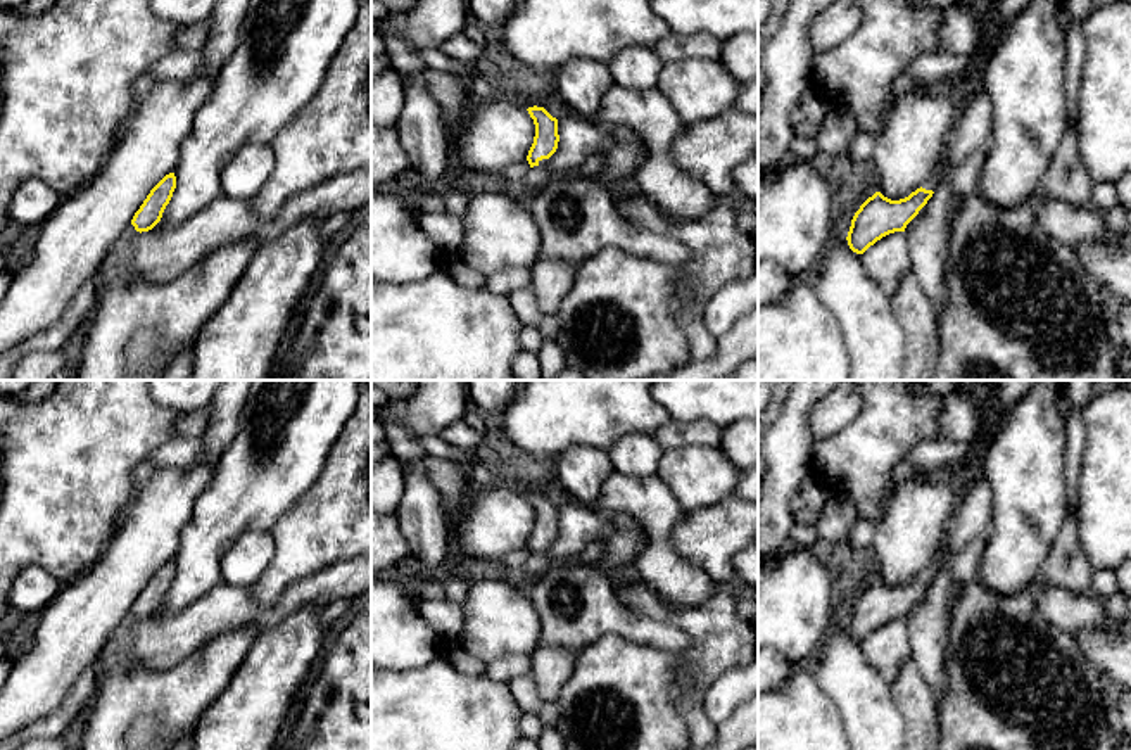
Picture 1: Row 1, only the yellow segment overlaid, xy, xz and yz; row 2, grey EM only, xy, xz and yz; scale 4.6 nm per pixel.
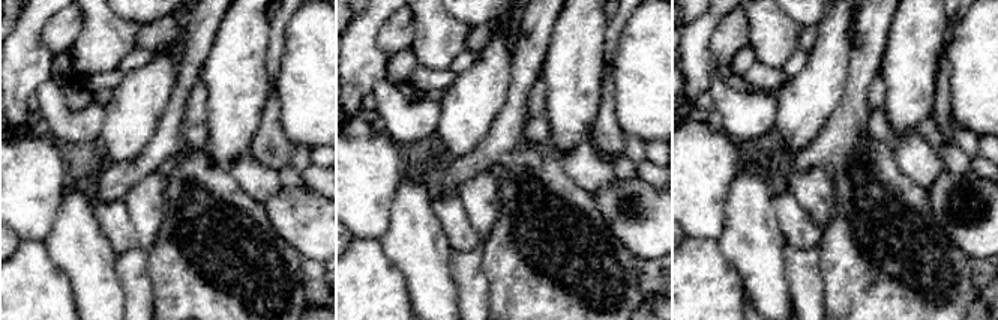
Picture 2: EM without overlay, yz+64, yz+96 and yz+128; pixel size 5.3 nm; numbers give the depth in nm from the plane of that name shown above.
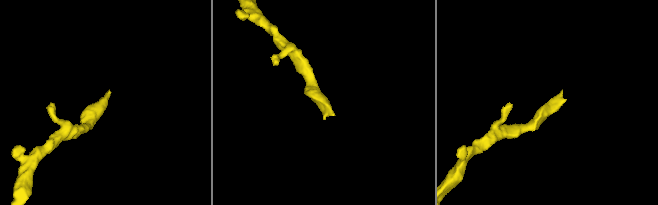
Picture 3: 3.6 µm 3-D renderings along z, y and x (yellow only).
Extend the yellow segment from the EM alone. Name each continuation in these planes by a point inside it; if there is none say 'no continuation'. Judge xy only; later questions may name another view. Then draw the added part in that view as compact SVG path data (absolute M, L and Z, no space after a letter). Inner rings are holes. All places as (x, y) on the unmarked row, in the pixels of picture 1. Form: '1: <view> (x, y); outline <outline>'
no continuation

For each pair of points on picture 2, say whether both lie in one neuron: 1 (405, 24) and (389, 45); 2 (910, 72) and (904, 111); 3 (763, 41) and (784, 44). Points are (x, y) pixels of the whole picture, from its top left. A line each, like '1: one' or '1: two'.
1: one
2: one
3: one

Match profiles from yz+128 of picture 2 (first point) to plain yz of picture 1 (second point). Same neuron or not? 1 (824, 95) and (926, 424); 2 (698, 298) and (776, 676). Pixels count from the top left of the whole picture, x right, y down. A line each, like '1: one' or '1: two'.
1: two
2: two

